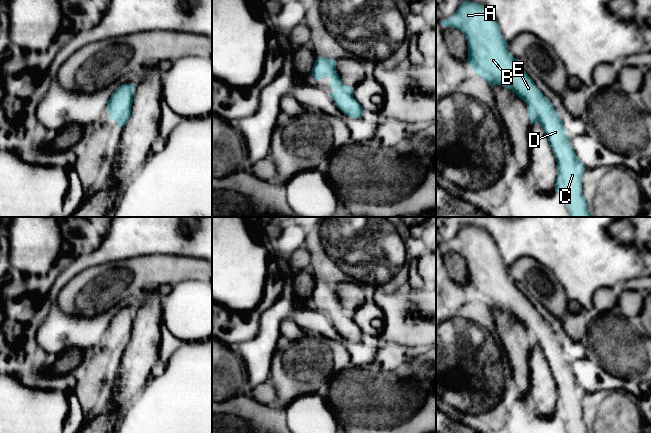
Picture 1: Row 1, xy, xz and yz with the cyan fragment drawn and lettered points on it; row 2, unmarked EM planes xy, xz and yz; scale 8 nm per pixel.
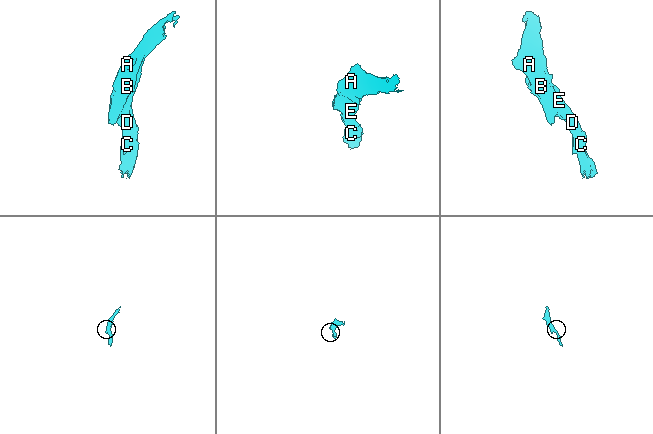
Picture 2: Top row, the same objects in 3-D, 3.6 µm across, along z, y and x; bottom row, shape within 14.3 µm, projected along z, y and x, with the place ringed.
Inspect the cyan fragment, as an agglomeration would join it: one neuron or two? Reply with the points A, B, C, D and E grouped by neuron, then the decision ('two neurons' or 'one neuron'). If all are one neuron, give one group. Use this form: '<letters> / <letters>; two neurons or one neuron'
A B C D E; one neuron

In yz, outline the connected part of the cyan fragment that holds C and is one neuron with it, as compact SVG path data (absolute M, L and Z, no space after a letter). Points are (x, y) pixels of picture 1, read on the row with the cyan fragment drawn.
M466 1L451 17L440 23L443 27L456 28L465 35L468 46L466 63L474 72L487 81L492 88L498 84L512 90L526 103L530 123L538 122L543 127L557 162L557 179L554 190L564 195L570 217L593 217L582 195L582 177L586 169L575 155L563 122L551 102L538 89L526 71L518 65L518 60L508 51L508 43L504 40L494 15L483 5Z

